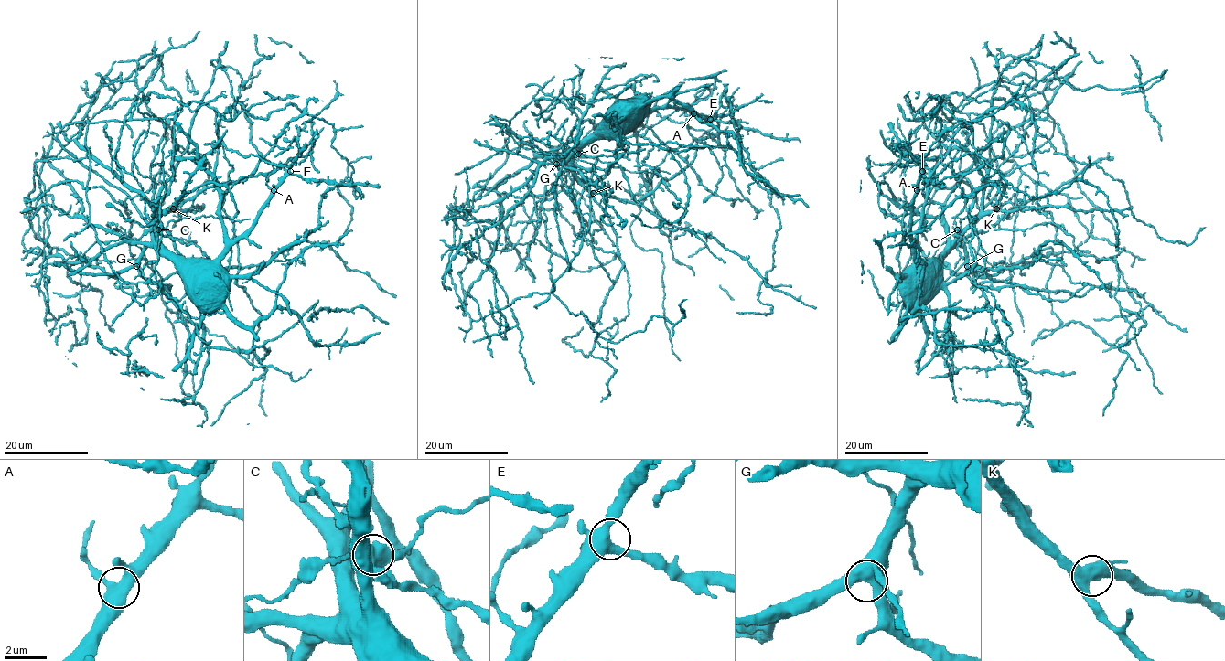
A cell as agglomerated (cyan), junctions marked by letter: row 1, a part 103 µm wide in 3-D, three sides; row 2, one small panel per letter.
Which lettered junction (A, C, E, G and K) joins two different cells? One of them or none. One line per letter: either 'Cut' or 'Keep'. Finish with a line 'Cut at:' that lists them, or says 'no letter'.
A: Keep
C: Cut
E: Keep
G: Keep
K: Keep
Cut at: C

